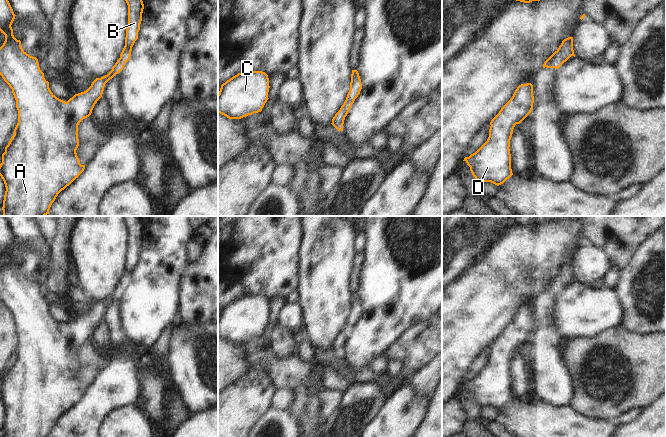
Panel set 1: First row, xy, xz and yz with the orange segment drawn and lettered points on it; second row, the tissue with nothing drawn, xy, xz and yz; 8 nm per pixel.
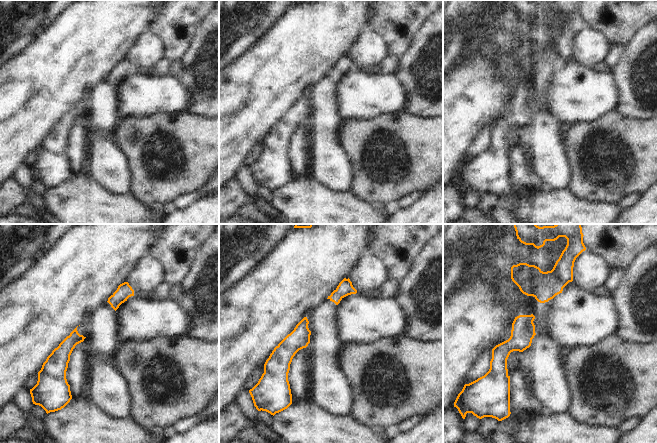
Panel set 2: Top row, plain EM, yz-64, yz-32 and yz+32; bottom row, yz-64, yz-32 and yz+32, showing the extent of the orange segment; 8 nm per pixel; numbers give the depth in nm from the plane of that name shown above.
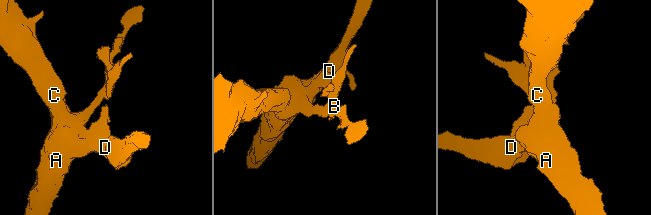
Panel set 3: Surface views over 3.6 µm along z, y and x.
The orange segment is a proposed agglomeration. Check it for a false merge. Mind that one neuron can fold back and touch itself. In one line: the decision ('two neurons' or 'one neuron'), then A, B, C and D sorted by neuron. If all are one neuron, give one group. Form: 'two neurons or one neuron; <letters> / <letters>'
one neuron; A B C D

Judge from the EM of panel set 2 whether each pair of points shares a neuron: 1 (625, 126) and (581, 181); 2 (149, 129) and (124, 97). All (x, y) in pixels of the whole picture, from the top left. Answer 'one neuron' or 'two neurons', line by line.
1: one neuron
2: two neurons

